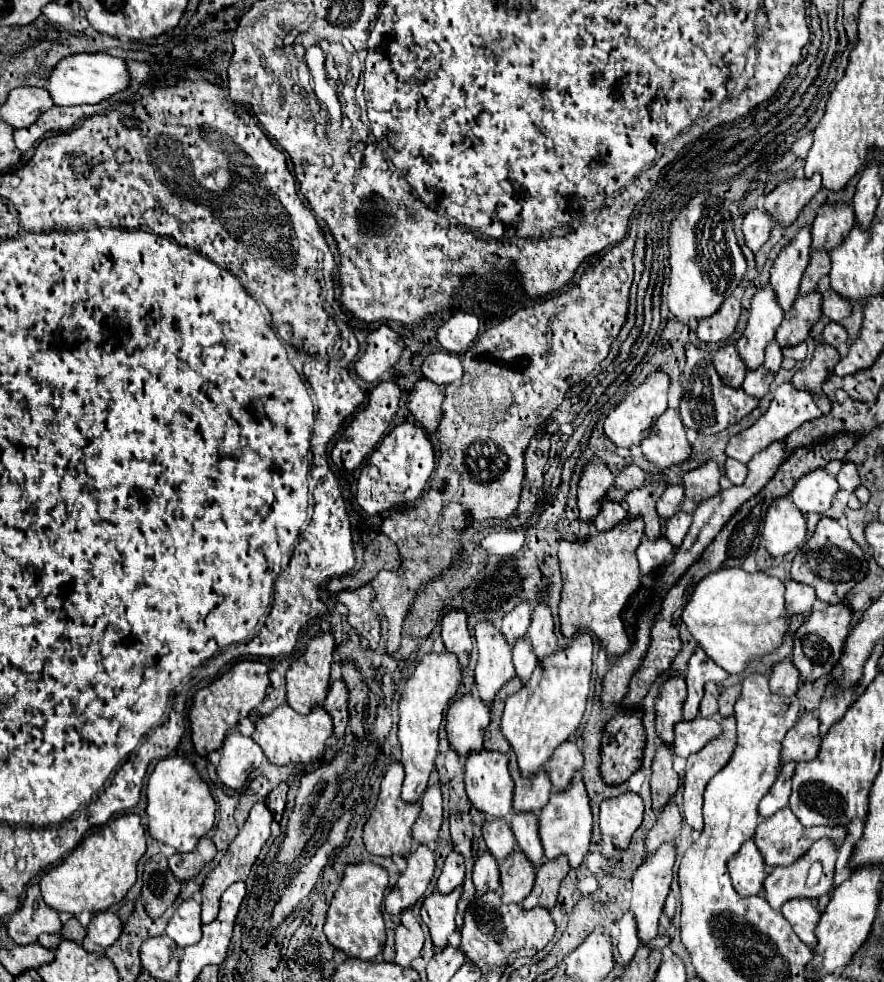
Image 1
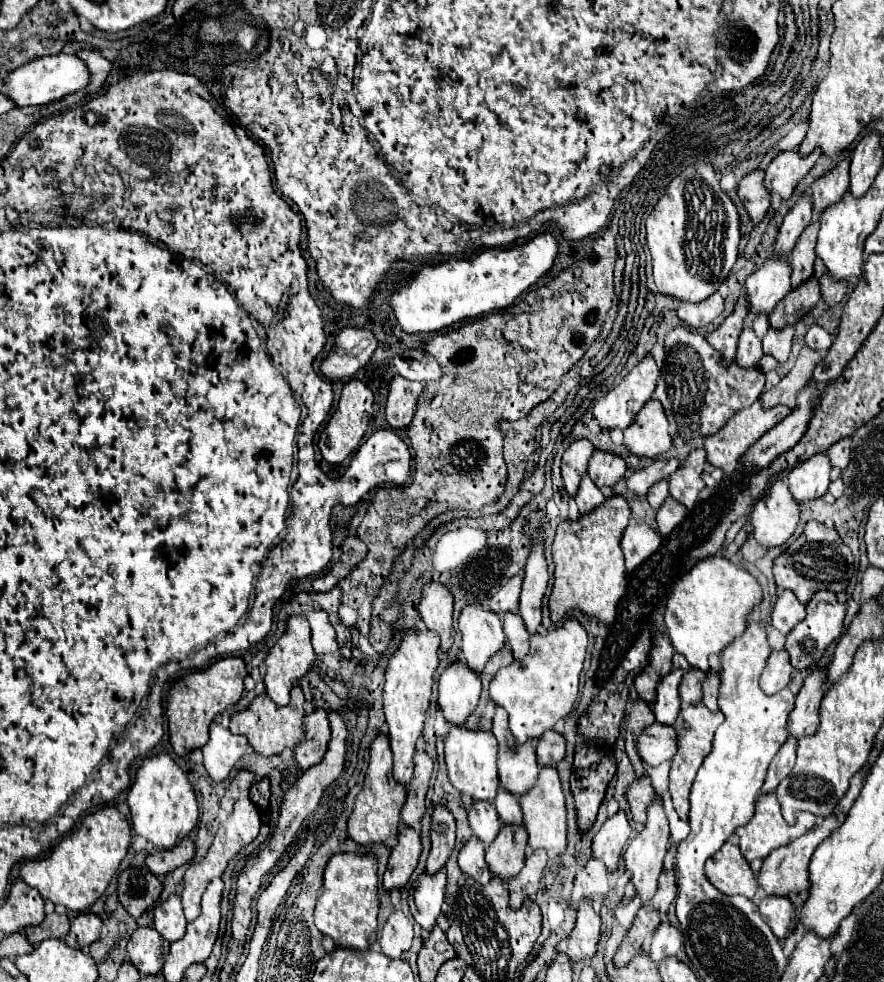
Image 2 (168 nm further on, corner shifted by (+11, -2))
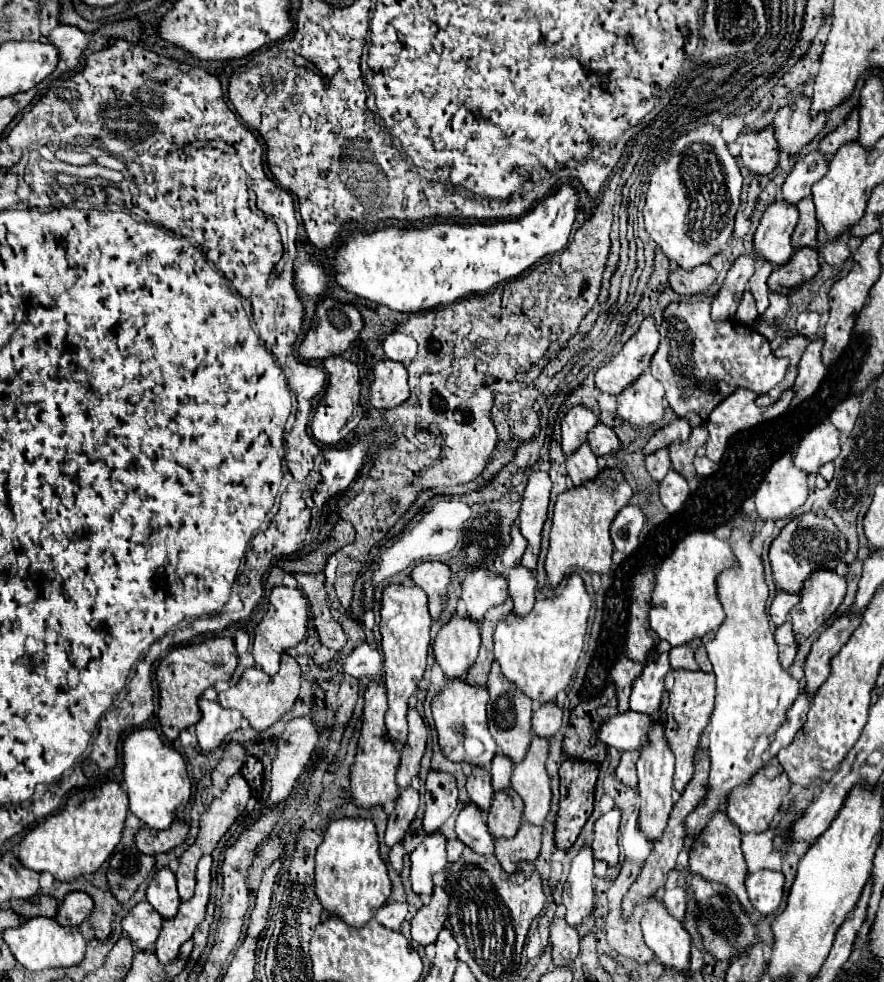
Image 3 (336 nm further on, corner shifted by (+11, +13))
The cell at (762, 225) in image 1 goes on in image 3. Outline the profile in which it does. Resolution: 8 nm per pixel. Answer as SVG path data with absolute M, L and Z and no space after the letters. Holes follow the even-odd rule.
M772 127L758 133L740 135L736 141L742 147L742 153L740 153L742 163L752 175L770 175L776 169L778 147L776 147Z

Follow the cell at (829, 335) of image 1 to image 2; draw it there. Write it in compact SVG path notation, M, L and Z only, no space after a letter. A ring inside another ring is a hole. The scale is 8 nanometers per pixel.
M812 324L808 328L806 336L804 336L804 342L806 342L808 348L814 348L814 350L818 350L818 352L824 354L832 346L832 336L824 328L820 328L818 324Z

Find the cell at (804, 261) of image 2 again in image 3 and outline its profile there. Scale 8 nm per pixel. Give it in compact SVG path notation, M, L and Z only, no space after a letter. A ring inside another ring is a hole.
M806 197L796 207L800 211L800 219L798 219L798 225L792 233L792 247L794 249L816 247L818 223L816 223L816 217L814 217L814 203L812 203L810 197Z

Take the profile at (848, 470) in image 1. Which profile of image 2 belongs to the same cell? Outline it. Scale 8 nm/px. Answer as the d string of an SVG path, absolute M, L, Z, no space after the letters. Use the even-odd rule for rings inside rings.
M842 438L838 440L836 444L832 444L828 448L828 456L830 456L830 462L834 468L838 470L844 470L850 462L850 448L852 448L852 438Z

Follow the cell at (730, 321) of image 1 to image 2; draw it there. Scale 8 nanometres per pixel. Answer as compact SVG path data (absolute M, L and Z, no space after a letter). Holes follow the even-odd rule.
M714 292L712 296L708 296L706 300L698 302L698 304L690 304L690 302L680 302L676 314L682 322L686 322L692 328L702 328L706 324L710 324L716 316L720 316L724 310L724 298L720 296L720 292Z

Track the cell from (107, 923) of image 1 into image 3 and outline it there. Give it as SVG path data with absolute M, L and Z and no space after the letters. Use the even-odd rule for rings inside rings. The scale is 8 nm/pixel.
M74 891L70 895L64 897L64 901L58 907L58 915L56 921L62 927L80 927L92 913L94 909L94 901L88 893L82 891Z

